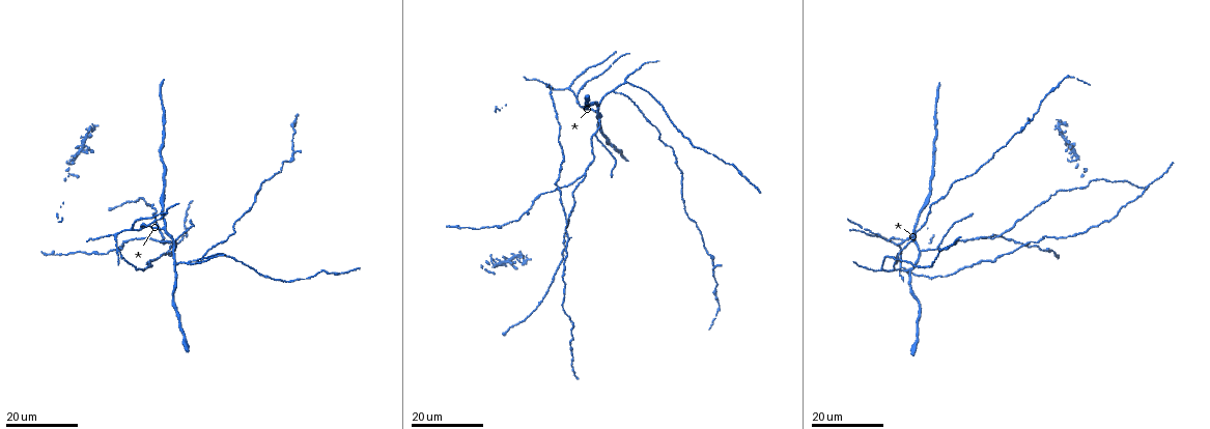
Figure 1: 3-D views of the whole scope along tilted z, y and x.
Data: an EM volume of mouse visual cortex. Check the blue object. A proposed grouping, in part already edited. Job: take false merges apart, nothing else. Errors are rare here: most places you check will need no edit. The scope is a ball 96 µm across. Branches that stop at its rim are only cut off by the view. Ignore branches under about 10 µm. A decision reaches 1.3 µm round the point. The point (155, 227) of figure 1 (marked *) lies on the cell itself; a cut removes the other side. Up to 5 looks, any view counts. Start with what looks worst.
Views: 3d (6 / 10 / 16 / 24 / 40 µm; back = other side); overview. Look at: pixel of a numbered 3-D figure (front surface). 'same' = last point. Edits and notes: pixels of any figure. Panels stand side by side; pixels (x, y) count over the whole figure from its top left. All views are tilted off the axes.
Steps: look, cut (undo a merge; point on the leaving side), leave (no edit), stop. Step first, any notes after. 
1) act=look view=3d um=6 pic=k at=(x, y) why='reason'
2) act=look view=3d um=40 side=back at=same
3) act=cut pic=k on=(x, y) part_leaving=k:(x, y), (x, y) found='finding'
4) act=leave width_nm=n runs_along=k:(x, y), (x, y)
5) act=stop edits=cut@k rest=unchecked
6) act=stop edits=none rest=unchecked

act=look view=3d um=24 pic=1 at=(901, 240) why='a fork'

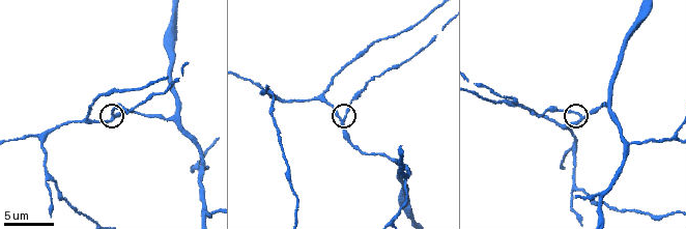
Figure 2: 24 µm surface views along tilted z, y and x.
act=look view=3d um=10 pic=2 at=(581, 119)

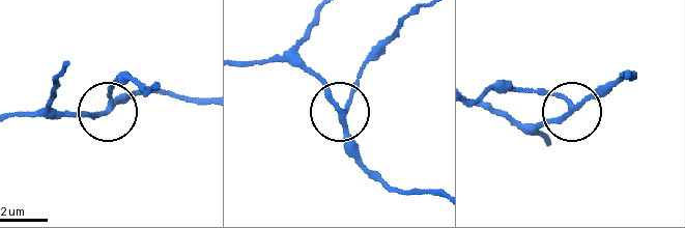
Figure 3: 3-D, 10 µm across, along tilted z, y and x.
act=leave arms=3 runs_along=3:(634, 74), (572, 107), (508, 82) found='one cell here'

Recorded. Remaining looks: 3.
act=look view=3d um=6 pic=2 at=(194, 166) why='thin arm on a thick one'

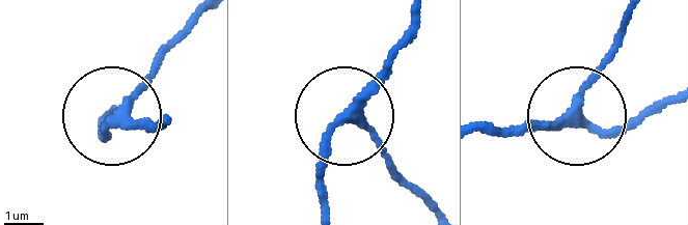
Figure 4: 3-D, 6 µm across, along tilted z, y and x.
act=leave side_arm_um=16 runs_along=4:(415, 18), (348, 109), (419, 189) found='one cell here'

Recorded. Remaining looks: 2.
act=look view=3d um=16 pic=1 at=(582, 174) why='two arms in line, one across'

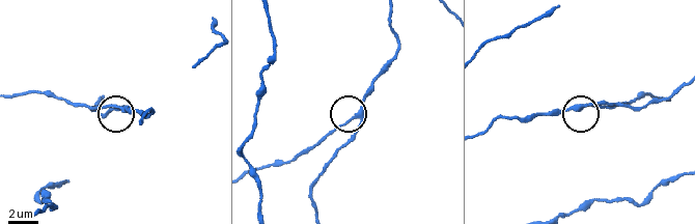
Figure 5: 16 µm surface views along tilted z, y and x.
act=look view=3d um=6 pic=5 at=(580, 108)

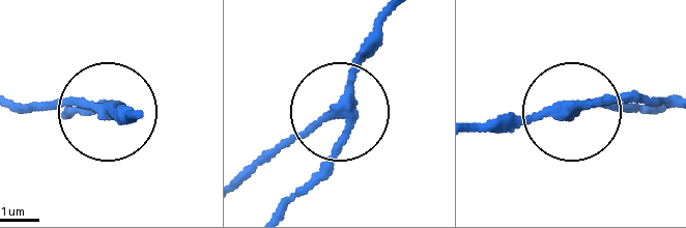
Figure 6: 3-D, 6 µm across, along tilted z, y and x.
act=leave side_arm_um=50 runs_along=6:(387, 21), (343, 110), (279, 141), (244, 175) found='all the same cell'

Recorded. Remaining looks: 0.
act=stop edits=none rest=unchecked

